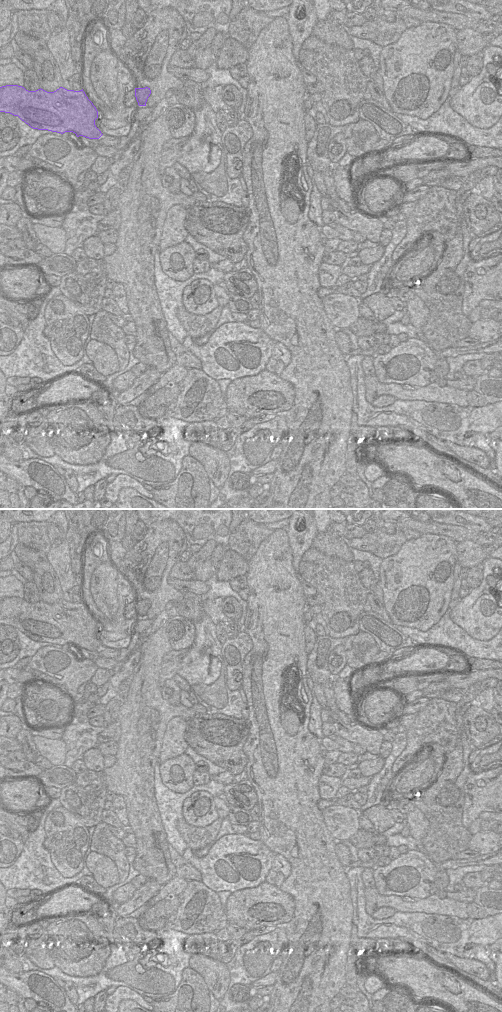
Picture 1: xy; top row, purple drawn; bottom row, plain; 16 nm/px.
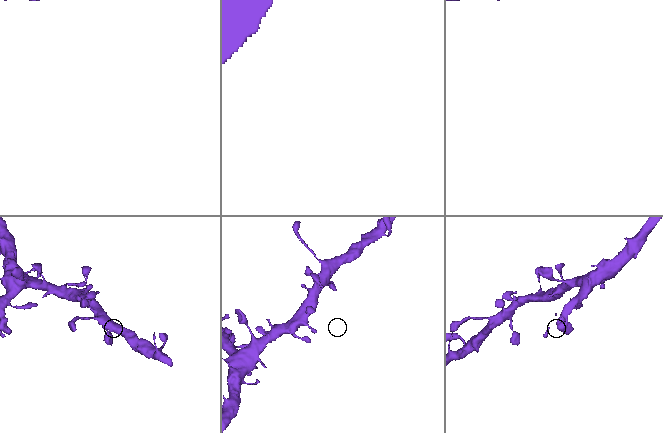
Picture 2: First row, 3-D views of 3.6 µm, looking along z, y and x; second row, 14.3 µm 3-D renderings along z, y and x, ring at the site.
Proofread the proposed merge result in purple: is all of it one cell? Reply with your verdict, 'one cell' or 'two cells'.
one cell

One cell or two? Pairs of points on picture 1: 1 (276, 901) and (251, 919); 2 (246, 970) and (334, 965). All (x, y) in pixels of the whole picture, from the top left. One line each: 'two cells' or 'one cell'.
1: one cell
2: two cells

